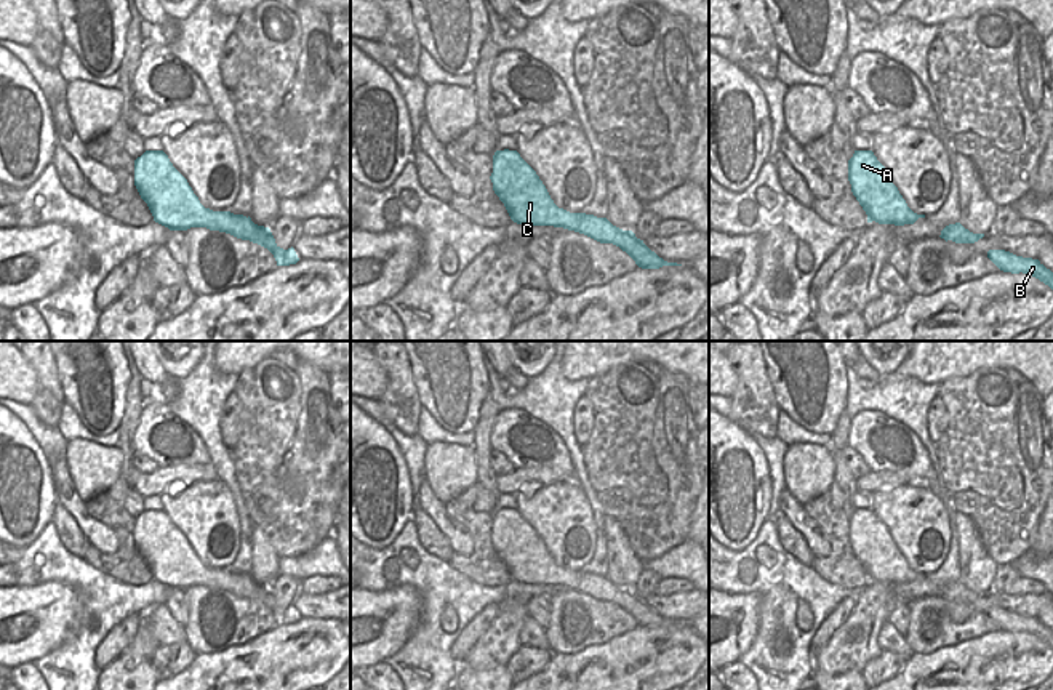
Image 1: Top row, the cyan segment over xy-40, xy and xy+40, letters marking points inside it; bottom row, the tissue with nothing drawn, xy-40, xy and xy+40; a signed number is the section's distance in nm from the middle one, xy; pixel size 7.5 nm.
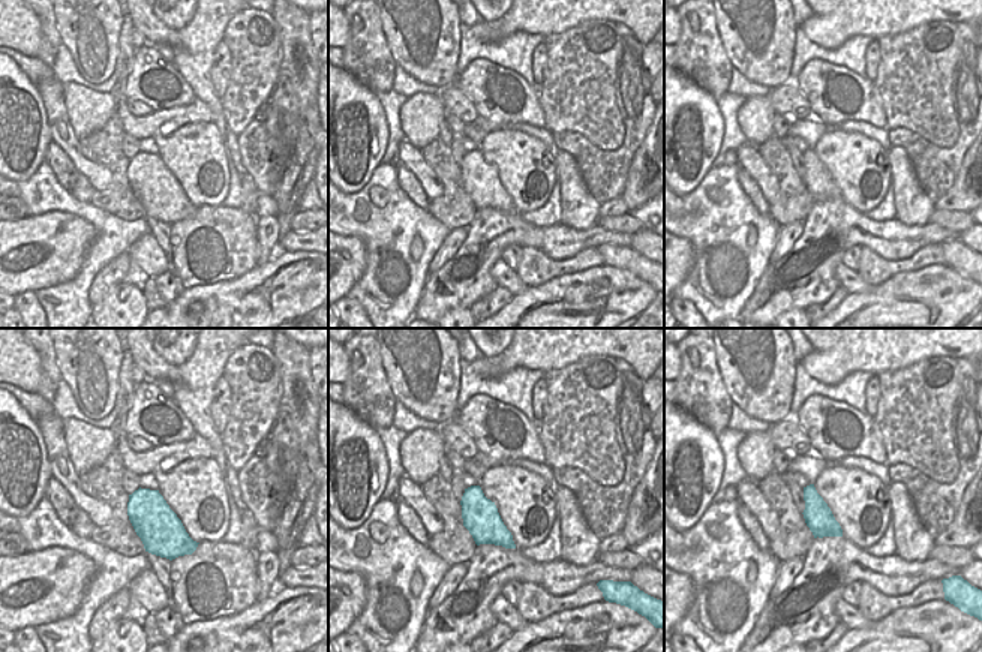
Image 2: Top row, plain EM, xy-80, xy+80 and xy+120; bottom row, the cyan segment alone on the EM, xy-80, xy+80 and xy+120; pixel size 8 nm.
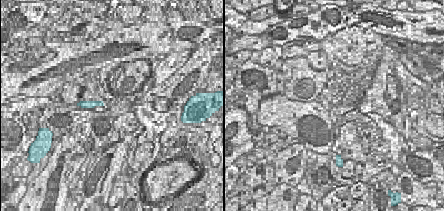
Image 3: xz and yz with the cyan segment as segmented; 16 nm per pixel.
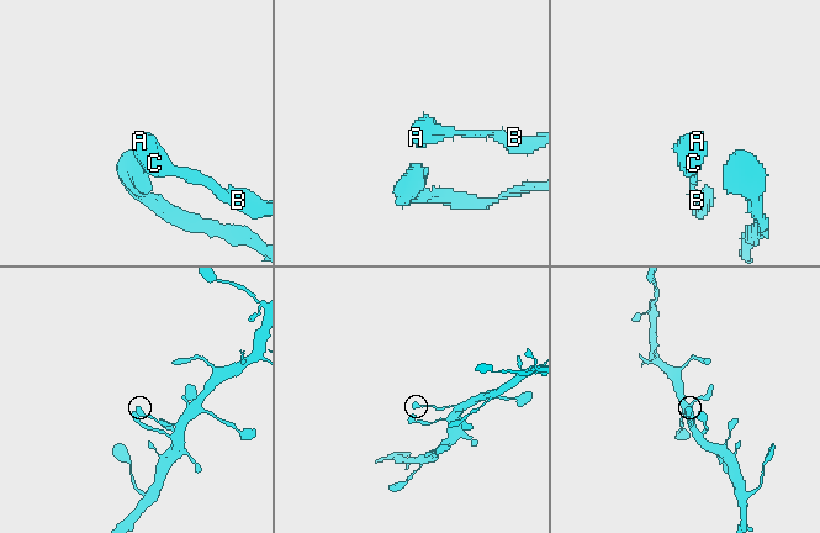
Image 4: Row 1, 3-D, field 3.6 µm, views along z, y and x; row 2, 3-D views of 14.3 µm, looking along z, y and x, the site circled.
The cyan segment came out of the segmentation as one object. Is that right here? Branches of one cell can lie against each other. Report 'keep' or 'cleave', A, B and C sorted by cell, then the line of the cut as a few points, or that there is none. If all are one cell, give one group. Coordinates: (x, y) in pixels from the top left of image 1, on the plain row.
keep; A B C; no cut

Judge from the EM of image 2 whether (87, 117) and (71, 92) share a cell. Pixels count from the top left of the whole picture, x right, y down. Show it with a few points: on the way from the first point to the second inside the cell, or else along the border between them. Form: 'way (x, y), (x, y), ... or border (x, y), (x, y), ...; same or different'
way (87, 111), (77, 98); same

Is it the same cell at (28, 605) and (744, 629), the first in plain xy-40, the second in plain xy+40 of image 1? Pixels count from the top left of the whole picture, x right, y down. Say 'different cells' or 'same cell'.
same cell

